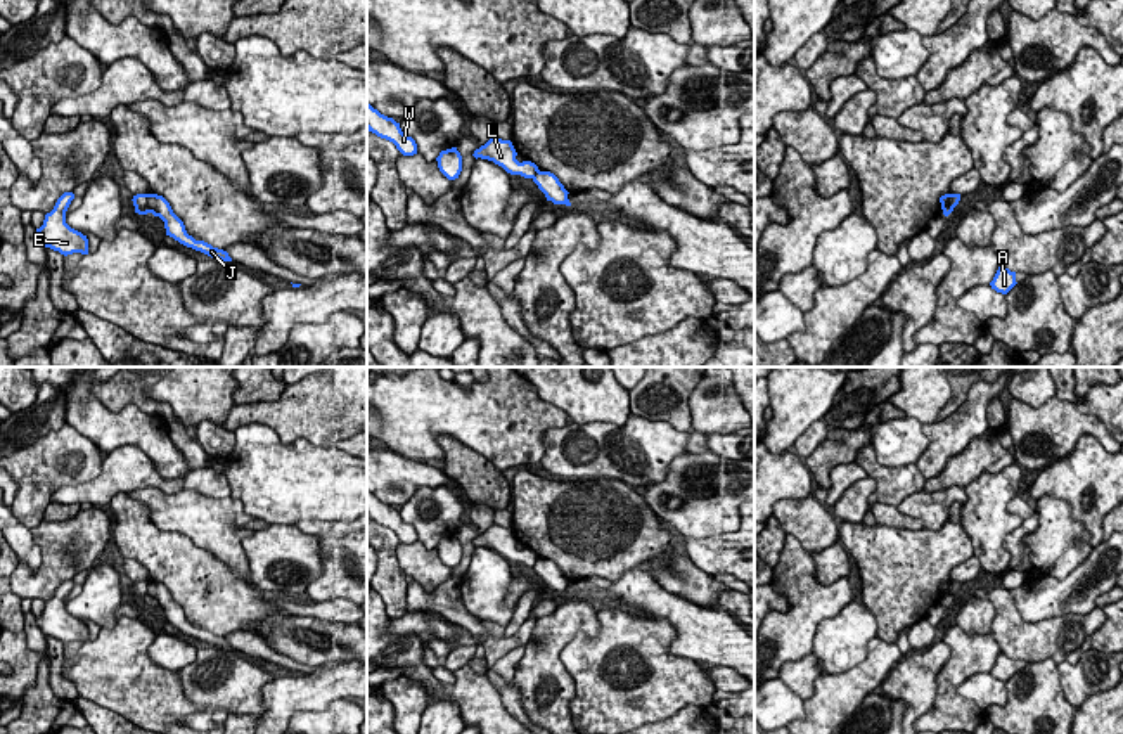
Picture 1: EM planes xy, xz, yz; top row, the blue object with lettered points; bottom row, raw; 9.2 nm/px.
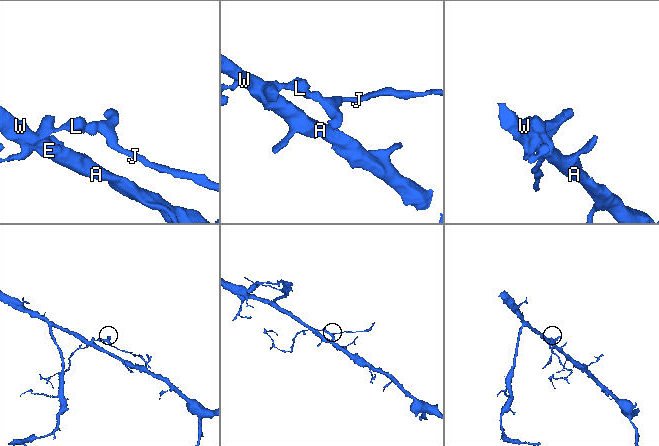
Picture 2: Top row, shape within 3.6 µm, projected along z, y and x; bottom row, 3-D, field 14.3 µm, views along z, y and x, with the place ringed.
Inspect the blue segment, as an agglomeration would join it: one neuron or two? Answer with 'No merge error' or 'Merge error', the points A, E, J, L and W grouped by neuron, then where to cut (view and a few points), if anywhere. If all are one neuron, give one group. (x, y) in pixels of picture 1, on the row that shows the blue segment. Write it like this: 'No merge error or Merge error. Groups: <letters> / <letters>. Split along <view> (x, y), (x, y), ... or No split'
Merge error. Groups: A E L W / J. Split along xy (149, 194), (147, 212)

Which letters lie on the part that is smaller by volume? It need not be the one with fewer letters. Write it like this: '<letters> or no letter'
J

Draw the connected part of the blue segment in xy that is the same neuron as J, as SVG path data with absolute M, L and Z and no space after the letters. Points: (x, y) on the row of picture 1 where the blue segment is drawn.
M157 194L147 196L147 211L154 216L159 216L164 222L166 235L173 237L180 244L201 251L211 258L218 258L221 261L232 261L227 251L213 248L204 241L196 241L187 234L183 222L173 213L170 203Z

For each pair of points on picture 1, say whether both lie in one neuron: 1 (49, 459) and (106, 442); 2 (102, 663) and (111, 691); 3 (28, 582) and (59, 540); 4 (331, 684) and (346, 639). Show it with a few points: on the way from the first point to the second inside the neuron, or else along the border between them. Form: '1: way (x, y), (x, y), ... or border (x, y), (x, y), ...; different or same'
1: border (66, 423), (101, 450); different
2: way (109, 670), (111, 684); same
3: way (40, 577), (59, 558), (59, 553); same
4: border (348, 660), (331, 660), (319, 667); different

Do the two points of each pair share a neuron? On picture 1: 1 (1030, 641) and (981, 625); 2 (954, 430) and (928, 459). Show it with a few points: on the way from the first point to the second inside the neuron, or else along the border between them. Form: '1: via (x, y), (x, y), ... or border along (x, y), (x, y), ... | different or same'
1: border along (987, 598), (995, 611), (992, 630) | different
2: via (949, 437), (935, 452) | same

